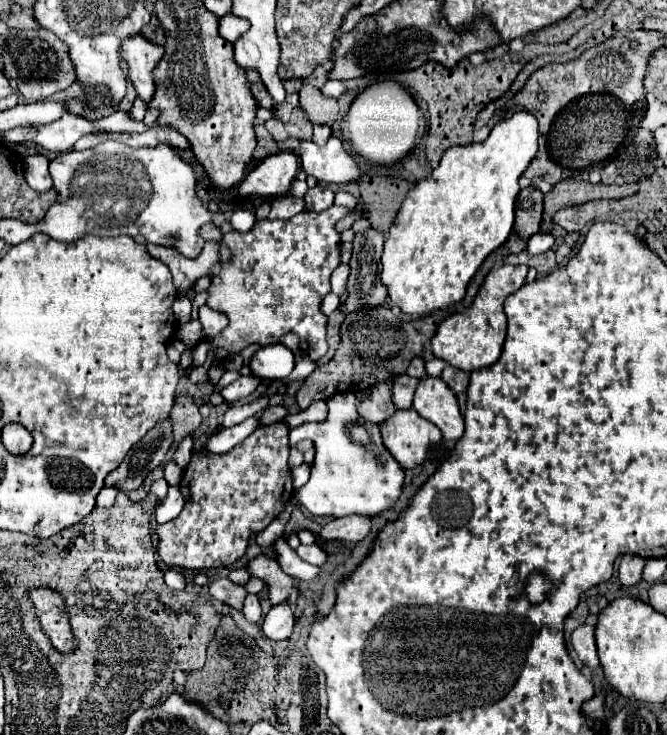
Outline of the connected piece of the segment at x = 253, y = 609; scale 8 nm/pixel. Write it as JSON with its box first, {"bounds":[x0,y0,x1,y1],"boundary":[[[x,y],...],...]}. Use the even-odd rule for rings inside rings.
{"bounds":[243,594,261,620],"boundary":[[[247,594],[243,614],[247,620],[261,620],[261,606],[259,606],[259,598],[255,594]]]}

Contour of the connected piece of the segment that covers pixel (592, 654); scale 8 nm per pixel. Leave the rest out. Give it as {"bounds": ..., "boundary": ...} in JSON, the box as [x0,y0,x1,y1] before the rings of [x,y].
{"bounds":[571,624,599,670],"boundary":[[[581,624],[573,634],[571,634],[571,642],[573,648],[579,656],[579,660],[595,670],[599,666],[599,658],[597,658],[597,646],[595,646],[595,626],[591,624]]]}

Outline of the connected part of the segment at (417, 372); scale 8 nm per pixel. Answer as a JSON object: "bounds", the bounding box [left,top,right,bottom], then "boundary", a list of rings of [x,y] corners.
{"bounds":[407,356,425,378],"boundary":[[[417,356],[411,364],[409,364],[409,368],[407,368],[407,374],[409,376],[415,376],[415,378],[425,378],[425,360],[421,358],[421,356]]]}

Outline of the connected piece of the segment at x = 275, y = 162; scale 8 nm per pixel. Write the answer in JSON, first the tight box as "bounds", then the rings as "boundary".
{"bounds":[237,152,298,196],"boundary":[[[279,152],[267,156],[255,170],[251,170],[237,190],[241,196],[285,196],[298,171],[298,157],[294,152]]]}

